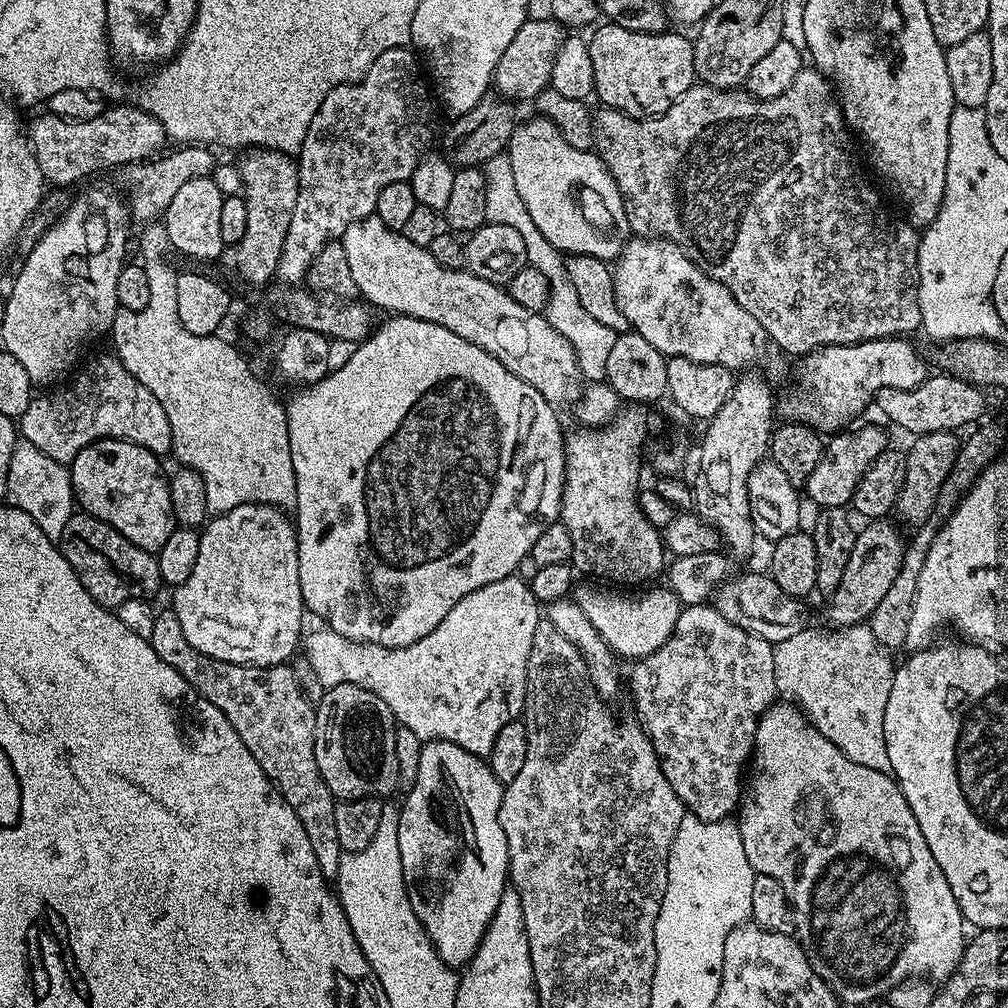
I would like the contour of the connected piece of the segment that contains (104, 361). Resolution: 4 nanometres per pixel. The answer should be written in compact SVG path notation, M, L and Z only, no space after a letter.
M115 355L100 356L93 364L82 368L67 381L69 384L65 388L56 386L41 391L44 392L41 396L40 393L33 395L30 406L26 406L18 418L18 432L22 439L30 442L30 446L38 446L42 454L50 454L50 458L65 462L70 462L86 446L99 440L129 440L148 448L158 457L167 457L172 451L172 431L170 418L166 418L166 410L162 410L158 398L154 398L154 394L150 394L150 390L146 390L146 386L142 386L142 382L138 382Z

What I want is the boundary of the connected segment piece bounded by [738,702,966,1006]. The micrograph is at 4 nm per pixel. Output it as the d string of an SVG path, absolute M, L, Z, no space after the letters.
M791 702L773 704L760 719L754 755L750 760L750 775L747 777L746 791L738 808L738 823L742 844L746 846L746 856L750 858L752 869L757 874L770 876L783 885L788 894L788 901L792 903L796 932L808 961L818 978L822 978L822 982L830 986L841 1005L868 1004L876 999L879 1001L887 997L892 988L897 988L899 984L905 984L913 978L928 977L933 981L938 980L936 982L944 982L955 971L964 953L966 921L950 890L950 882L946 882L946 874L942 874L938 862L934 862L934 854L930 854L930 846L926 846L926 838L902 794L900 785L889 773L870 770L870 766L862 766L848 758Z

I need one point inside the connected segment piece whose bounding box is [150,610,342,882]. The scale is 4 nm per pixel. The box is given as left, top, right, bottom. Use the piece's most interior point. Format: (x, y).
(268, 706)

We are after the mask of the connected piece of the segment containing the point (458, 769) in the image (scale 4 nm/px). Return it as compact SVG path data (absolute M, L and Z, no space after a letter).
M425 740L420 745L422 758L418 761L418 778L416 785L407 789L404 804L399 805L400 821L398 822L398 850L402 850L402 870L404 881L408 887L410 906L414 906L414 914L418 914L418 922L426 930L436 953L452 969L460 970L472 963L474 954L494 918L494 910L498 910L498 902L502 902L502 894L509 887L510 873L508 870L508 843L506 834L500 825L500 803L504 797L504 788L500 779L492 773L491 763L487 759L475 756L470 750L464 750L462 746L446 740Z

